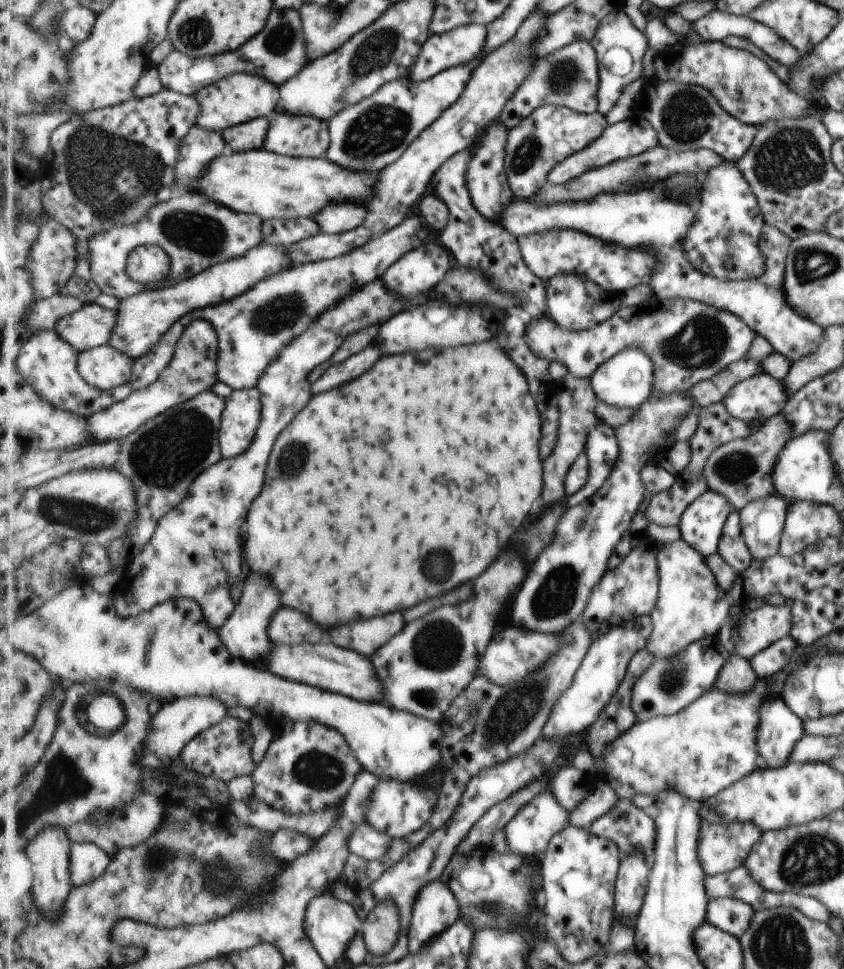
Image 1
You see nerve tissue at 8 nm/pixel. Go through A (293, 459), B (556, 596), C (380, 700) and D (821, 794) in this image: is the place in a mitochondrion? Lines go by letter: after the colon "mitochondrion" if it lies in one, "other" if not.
A: mitochondrion
B: mitochondrion
C: other
D: mitochondrion

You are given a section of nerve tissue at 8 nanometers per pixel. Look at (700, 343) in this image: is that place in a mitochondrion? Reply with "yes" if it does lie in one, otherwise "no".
yes

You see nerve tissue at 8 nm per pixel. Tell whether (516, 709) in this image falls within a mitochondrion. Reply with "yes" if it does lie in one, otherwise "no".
yes

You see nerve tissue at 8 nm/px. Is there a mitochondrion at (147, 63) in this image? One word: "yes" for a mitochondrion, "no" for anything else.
no

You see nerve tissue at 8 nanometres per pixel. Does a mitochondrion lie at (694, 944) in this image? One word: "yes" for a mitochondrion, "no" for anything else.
no

